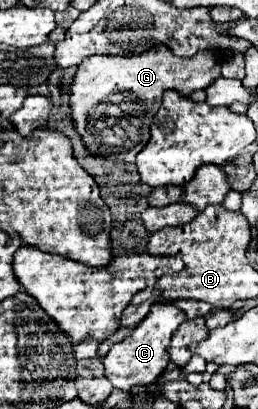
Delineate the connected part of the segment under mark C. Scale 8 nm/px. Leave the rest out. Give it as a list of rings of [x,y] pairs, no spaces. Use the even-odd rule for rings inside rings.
[[[154,303],[150,307],[150,313],[144,317],[142,323],[138,323],[132,335],[128,335],[120,343],[114,343],[108,355],[102,359],[106,367],[106,377],[110,379],[110,383],[122,391],[130,391],[132,385],[154,383],[170,361],[166,349],[170,345],[172,333],[178,329],[182,321],[186,321],[186,315],[174,303]]]

